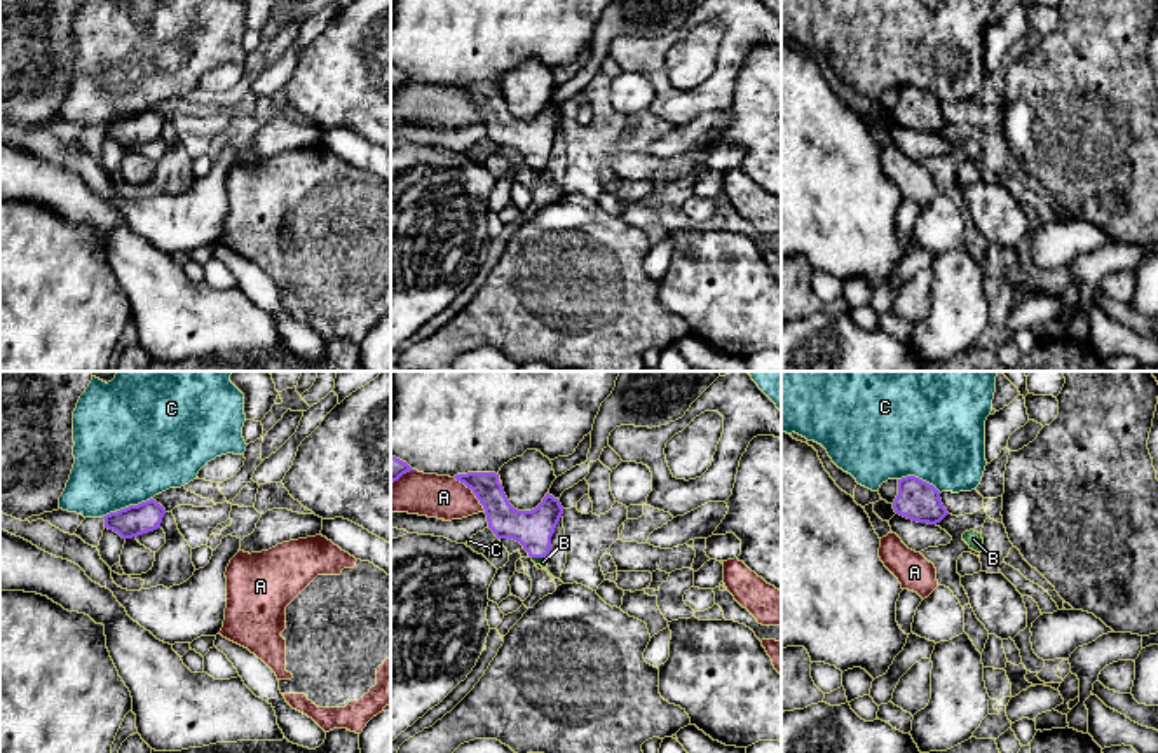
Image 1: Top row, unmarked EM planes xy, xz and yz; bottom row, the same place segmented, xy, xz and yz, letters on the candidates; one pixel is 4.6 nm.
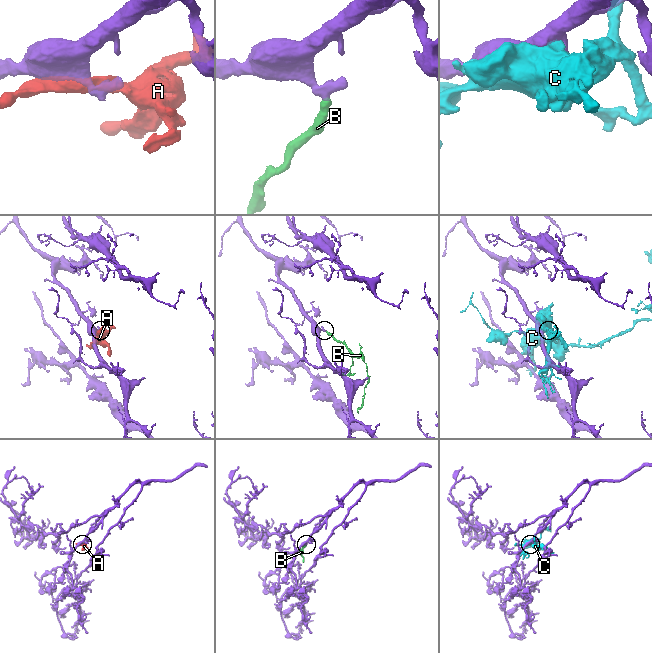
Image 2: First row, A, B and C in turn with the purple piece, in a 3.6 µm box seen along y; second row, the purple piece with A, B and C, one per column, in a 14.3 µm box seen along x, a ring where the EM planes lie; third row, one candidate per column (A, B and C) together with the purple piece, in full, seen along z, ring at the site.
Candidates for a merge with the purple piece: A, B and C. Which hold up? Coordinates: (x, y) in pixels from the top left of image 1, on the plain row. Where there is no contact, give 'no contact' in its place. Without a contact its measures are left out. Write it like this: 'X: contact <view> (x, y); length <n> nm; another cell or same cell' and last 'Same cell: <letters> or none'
A: contact xz (473, 101); length 220 nm; another cell
B: contact xz (539, 166); length 70 nm; same cell
C: contact yz (918, 88); length 220 nm; another cell
Same cell: B

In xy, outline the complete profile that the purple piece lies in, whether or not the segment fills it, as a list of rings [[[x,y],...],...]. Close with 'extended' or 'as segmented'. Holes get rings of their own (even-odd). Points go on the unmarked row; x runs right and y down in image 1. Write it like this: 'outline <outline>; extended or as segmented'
outline [[[153,108],[129,115],[105,127],[105,138],[117,141],[122,148],[133,148],[160,138],[166,119]]]; as segmented

